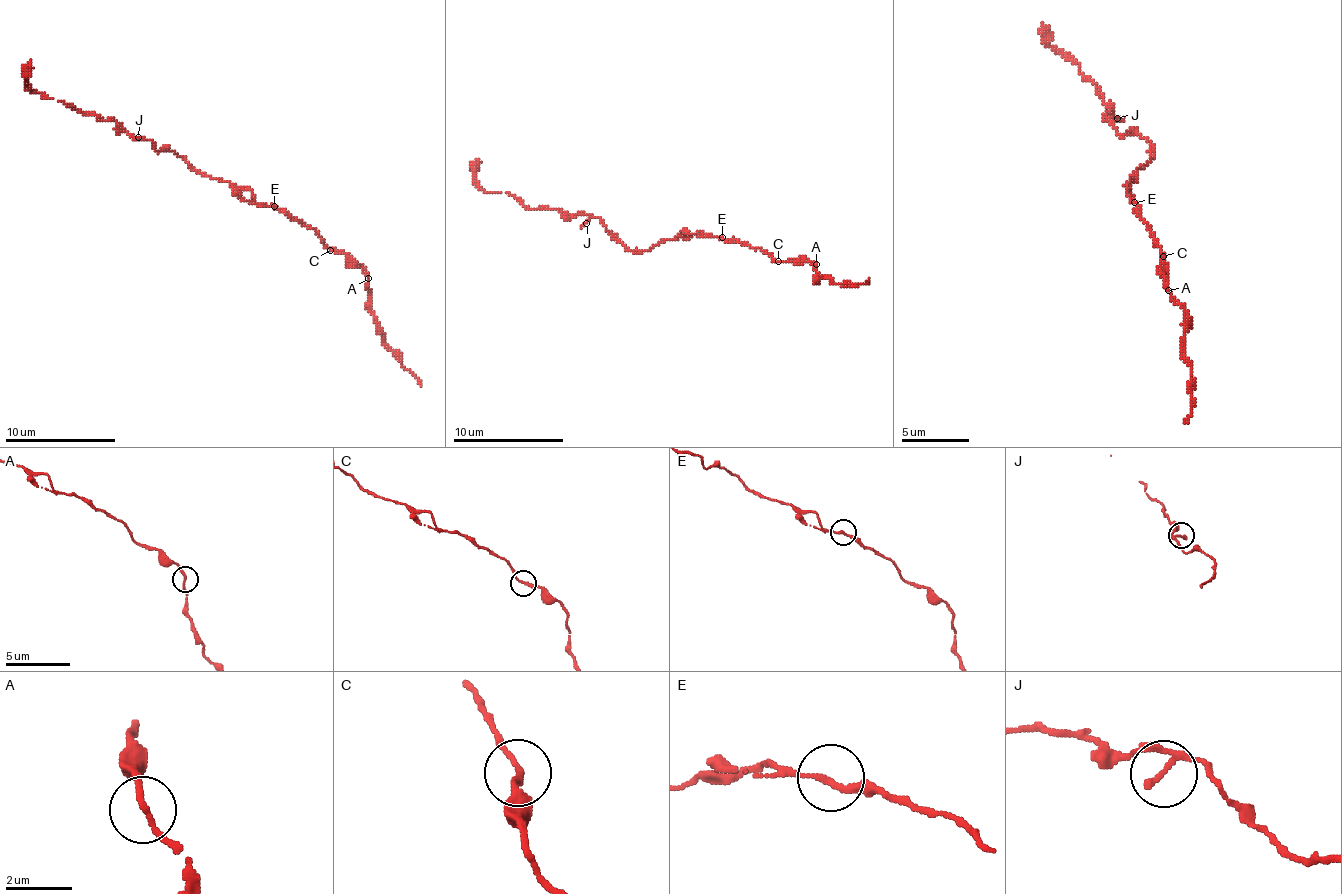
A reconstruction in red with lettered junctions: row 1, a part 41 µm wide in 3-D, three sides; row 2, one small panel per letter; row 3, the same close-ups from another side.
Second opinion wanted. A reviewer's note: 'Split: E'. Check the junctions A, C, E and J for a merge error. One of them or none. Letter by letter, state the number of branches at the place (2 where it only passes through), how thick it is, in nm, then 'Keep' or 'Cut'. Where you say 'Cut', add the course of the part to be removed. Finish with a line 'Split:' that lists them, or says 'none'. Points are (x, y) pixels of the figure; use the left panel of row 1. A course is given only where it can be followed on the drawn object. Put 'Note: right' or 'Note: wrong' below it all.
A: Branches: 2. Thickness 180 nm. Keep
C: Branches: 2. Thickness 200 nm. Keep
E: Branches: 2. Thickness 180 nm. Keep
J: Branches: 2. Thickness 190 nm. Keep
Split: none
Note: wrong

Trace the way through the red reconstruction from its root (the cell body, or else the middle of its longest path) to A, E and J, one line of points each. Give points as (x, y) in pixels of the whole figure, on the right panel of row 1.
A: (1130, 182), (1137, 212), (1164, 253), (1168, 290)
E: (1130, 182), (1134, 202)
J: (1130, 182), (1151, 158), (1151, 145), (1140, 135), (1120, 135), (1110, 121), (1117, 118)

